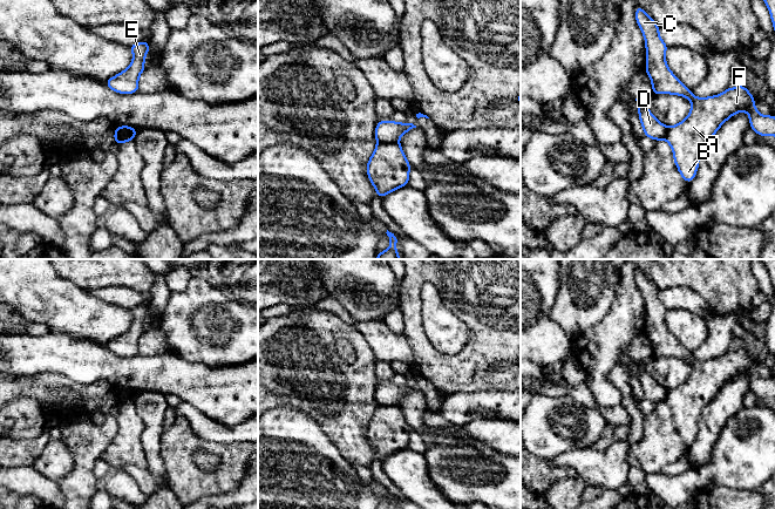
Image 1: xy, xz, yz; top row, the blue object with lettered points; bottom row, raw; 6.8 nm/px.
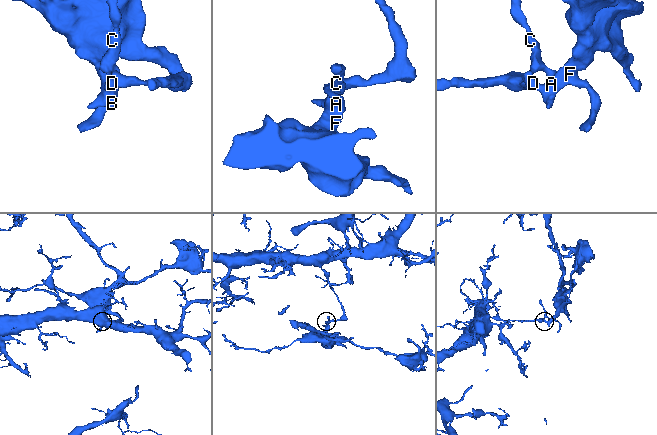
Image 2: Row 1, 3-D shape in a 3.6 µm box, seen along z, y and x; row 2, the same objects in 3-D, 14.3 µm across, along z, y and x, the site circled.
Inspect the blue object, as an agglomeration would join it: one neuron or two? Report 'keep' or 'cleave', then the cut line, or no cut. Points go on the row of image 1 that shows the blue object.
cleave | xy (115, 130), (119, 134), (135, 134)

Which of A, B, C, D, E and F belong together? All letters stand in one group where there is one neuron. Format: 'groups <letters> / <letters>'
groups A B C E F / D

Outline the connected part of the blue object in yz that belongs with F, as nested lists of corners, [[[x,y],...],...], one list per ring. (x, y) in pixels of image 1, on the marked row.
[[[637,5],[635,20],[645,38],[646,73],[652,81],[652,91],[681,95],[692,102],[687,117],[667,128],[665,140],[673,149],[673,158],[681,177],[689,184],[699,168],[701,149],[718,129],[740,111],[749,114],[750,128],[759,135],[775,135],[775,115],[761,115],[754,103],[754,95],[741,84],[727,88],[722,94],[703,99],[695,97],[691,89],[668,69],[665,60],[667,45],[659,35],[659,26]]]

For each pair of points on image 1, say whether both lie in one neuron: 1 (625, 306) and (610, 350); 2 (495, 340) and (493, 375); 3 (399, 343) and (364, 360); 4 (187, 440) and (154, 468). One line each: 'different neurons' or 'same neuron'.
1: same neuron
2: same neuron
3: different neurons
4: different neurons

